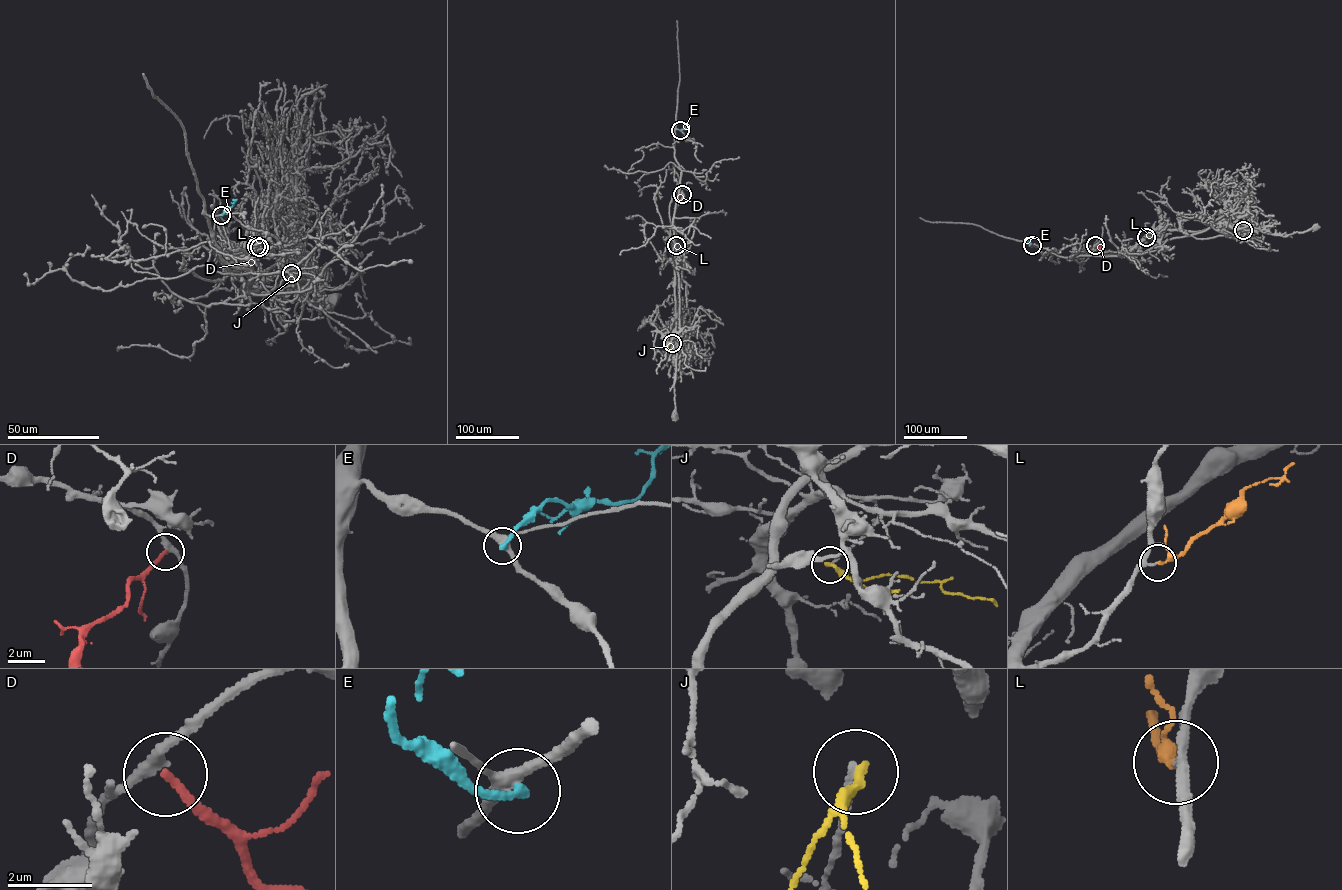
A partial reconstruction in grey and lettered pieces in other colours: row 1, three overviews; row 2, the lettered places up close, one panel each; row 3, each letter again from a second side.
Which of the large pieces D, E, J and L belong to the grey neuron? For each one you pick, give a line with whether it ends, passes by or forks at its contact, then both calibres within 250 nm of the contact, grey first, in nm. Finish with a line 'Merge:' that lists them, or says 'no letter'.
L: it passes by | 170/180 nm
Merge: L

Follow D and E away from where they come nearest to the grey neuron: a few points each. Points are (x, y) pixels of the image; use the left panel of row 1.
D: (256, 246), (251, 262)
E: (221, 215), (232, 207), (234, 199)

